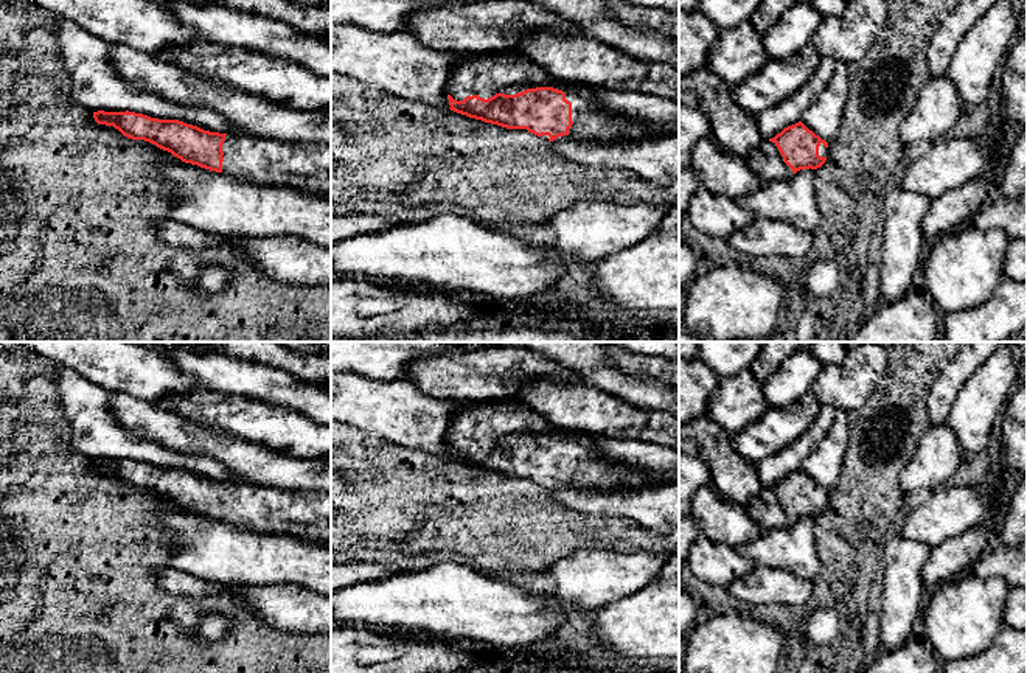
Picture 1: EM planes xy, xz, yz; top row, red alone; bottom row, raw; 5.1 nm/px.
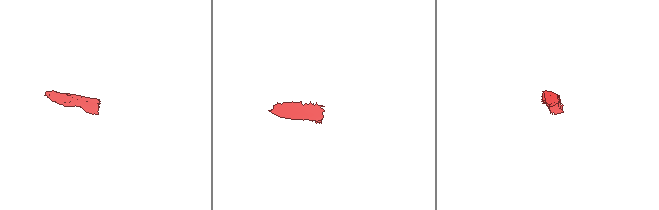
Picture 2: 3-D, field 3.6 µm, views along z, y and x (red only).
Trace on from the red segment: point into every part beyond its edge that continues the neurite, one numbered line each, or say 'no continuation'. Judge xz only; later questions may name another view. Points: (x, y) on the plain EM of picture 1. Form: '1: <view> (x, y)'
1: xz (485, 423)

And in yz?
1: yz (765, 509)

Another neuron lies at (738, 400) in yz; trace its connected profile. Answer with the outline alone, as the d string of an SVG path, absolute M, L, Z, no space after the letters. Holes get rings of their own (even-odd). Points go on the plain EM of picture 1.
M749 367L733 376L718 378L705 415L727 432L735 434L757 421L766 407L761 384Z

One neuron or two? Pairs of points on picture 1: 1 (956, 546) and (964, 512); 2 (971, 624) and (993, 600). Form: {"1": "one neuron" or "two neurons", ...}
{"1": "two neurons", "2": "one neuron"}

